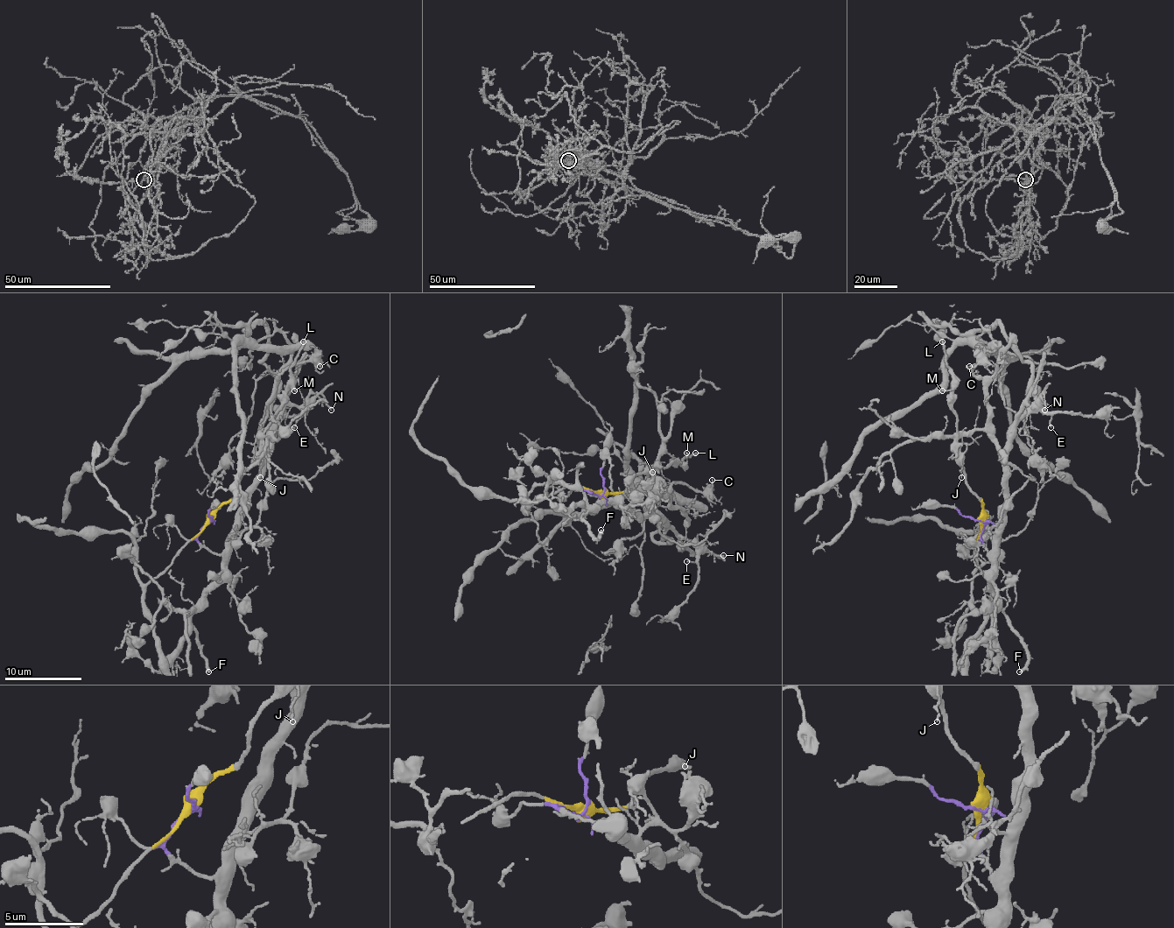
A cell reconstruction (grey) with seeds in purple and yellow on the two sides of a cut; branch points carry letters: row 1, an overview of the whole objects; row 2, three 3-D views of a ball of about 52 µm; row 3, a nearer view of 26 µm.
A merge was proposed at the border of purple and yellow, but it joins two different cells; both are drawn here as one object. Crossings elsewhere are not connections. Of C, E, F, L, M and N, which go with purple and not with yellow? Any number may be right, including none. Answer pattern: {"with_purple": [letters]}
{"with_purple": ["C", "E", "F", "N"]}

